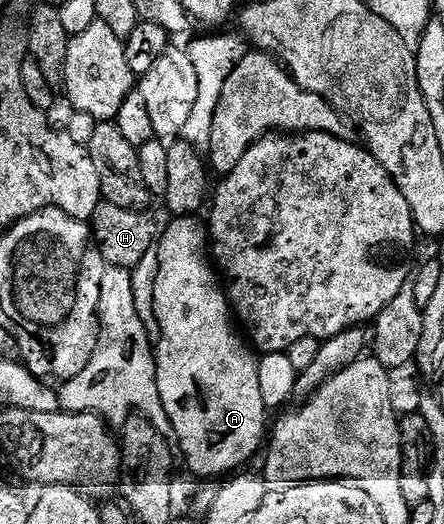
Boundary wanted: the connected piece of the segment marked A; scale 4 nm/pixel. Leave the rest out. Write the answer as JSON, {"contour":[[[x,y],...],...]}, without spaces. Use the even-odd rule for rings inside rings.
{"contour":[[[180,216],[169,221],[171,224],[167,226],[166,233],[163,236],[161,233],[156,244],[158,273],[154,279],[154,309],[158,319],[158,389],[164,410],[174,427],[173,439],[176,444],[178,440],[182,456],[195,472],[195,477],[214,476],[217,472],[230,474],[241,469],[238,467],[245,460],[252,459],[257,452],[259,455],[268,432],[268,409],[264,406],[264,398],[260,398],[258,385],[258,360],[251,345],[234,333],[236,324],[232,319],[230,302],[212,267],[208,255],[208,232],[200,221],[192,216]]]}

